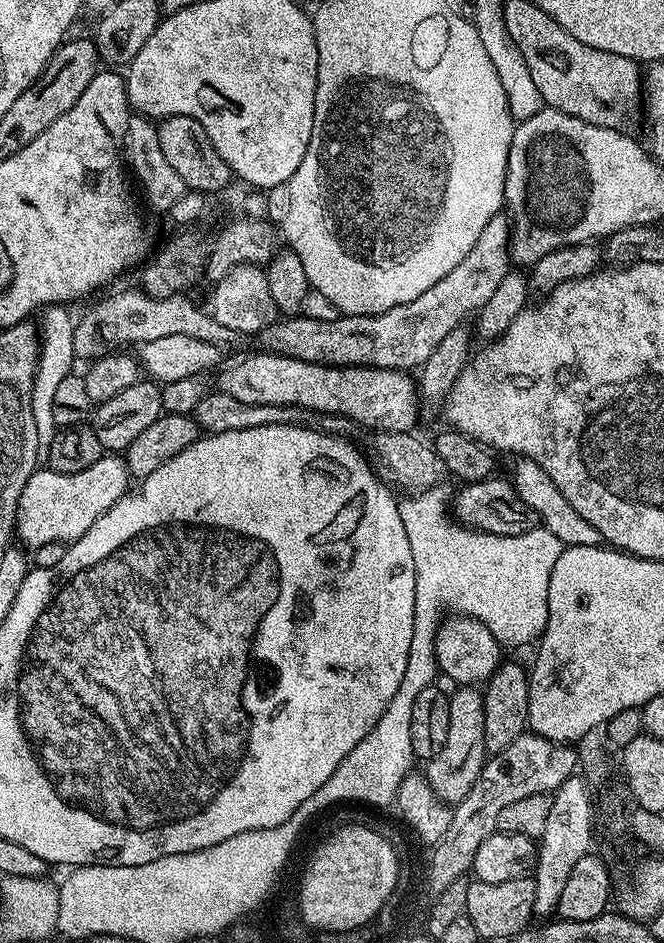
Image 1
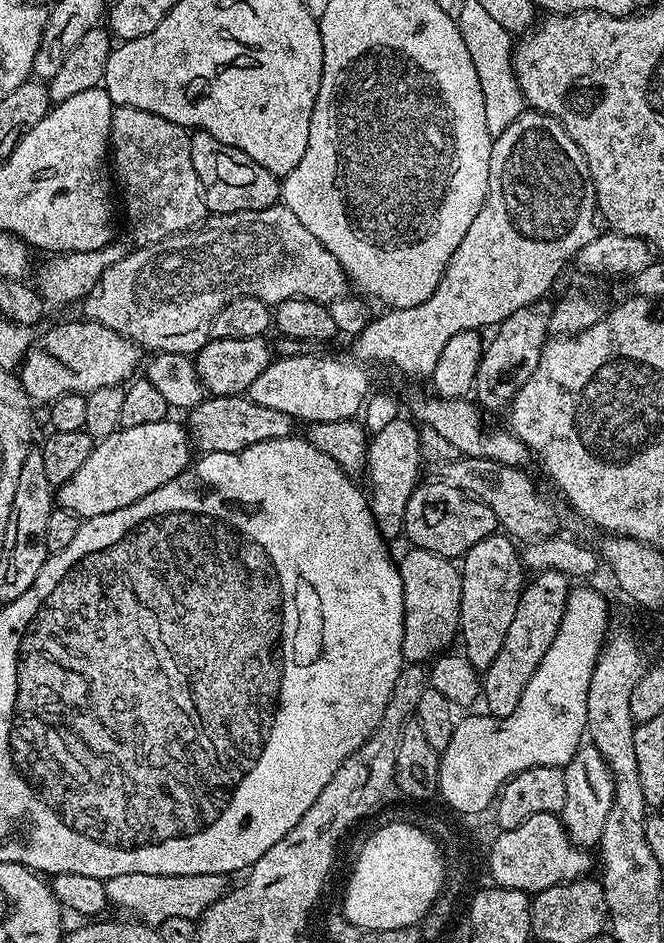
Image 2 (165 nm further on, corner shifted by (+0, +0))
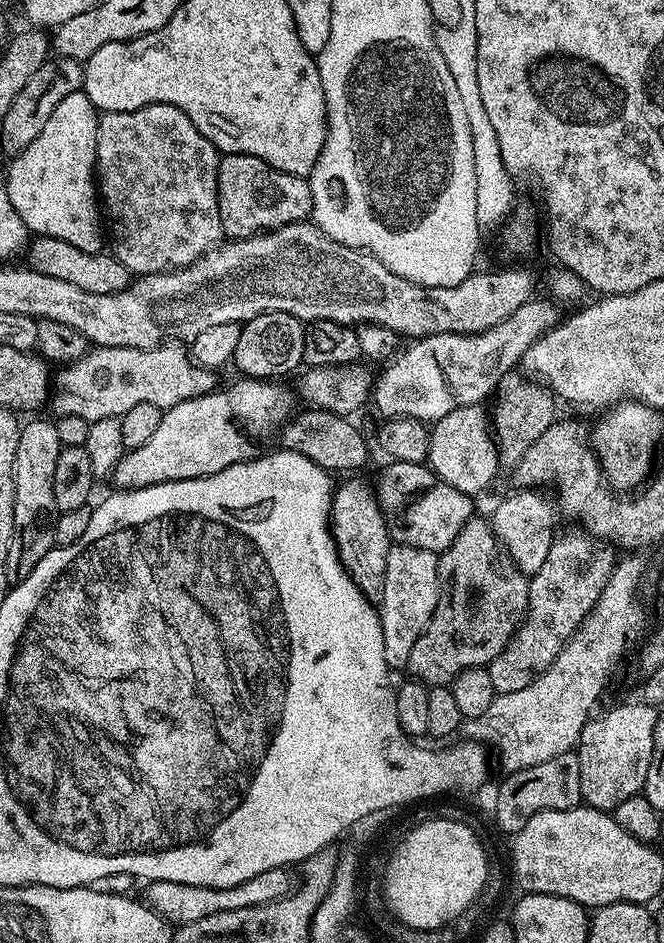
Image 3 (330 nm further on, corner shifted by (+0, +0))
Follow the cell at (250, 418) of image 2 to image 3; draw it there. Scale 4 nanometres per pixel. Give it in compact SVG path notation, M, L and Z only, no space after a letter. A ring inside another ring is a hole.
M309 407L308 412L297 411L292 419L288 421L278 432L279 438L284 439L283 447L290 452L297 452L306 458L310 458L310 462L314 462L318 466L322 466L330 474L336 472L348 472L344 474L352 474L355 468L360 468L368 460L368 444L364 441L364 436L351 423L349 417L339 416L336 412L328 412L324 408Z

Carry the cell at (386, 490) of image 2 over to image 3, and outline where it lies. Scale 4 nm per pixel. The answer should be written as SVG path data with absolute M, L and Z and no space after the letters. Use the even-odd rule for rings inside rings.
M348 478L344 485L332 493L332 514L330 527L336 552L344 569L362 590L367 600L378 602L384 593L386 582L386 554L390 547L388 527L380 509L380 502L371 491L368 492L358 481Z

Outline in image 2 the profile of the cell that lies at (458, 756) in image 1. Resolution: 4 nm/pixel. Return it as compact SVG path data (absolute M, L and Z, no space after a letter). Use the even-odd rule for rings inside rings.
M507 535L487 536L470 546L459 565L462 594L458 636L461 641L464 639L463 656L480 674L488 669L494 658L498 658L498 650L502 650L506 630L510 630L510 622L514 622L514 610L518 610L520 596L524 593L526 569L515 546Z

